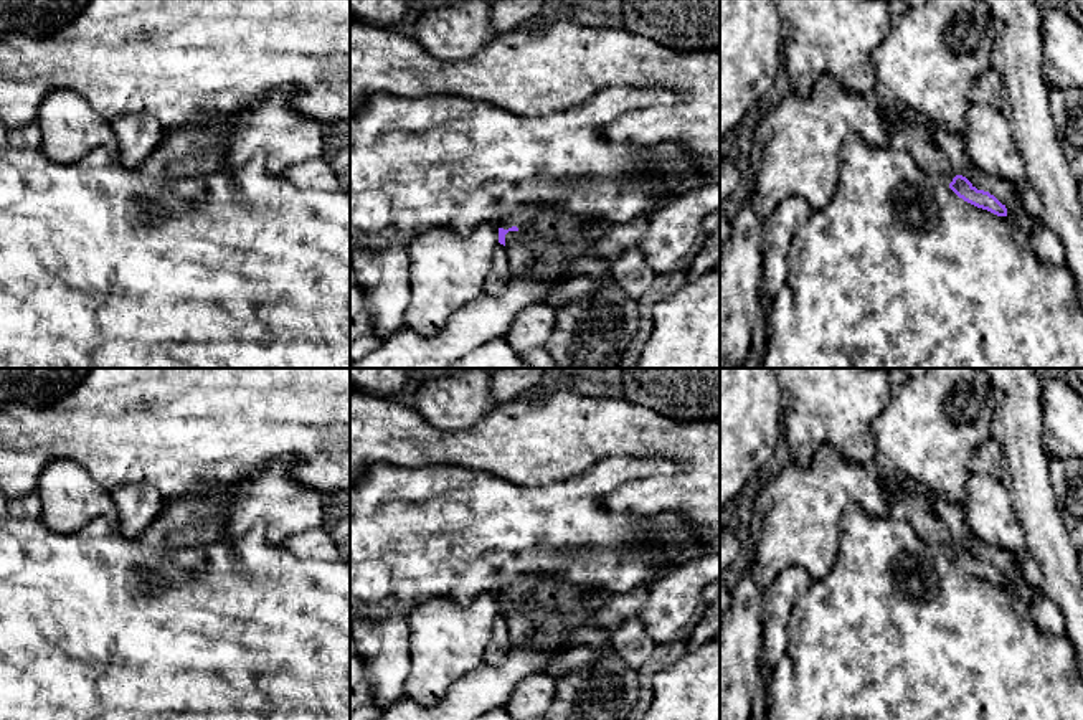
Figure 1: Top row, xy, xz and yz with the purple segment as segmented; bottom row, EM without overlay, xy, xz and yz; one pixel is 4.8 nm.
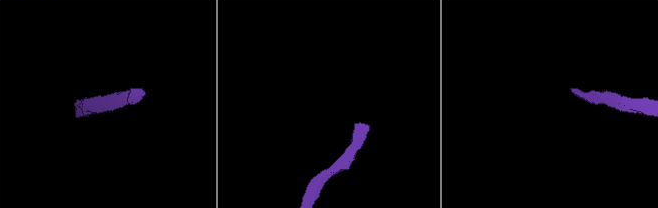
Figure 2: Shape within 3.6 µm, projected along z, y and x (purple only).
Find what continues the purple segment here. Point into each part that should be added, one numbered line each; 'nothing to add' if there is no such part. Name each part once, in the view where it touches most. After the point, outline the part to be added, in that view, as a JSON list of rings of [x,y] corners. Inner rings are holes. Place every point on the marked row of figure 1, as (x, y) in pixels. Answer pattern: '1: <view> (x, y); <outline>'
1: yz (913, 137); [[[925,119],[901,122],[891,134],[890,144],[906,150],[915,159],[920,170],[934,182],[949,185],[956,177],[949,159],[936,145],[925,124]]]

